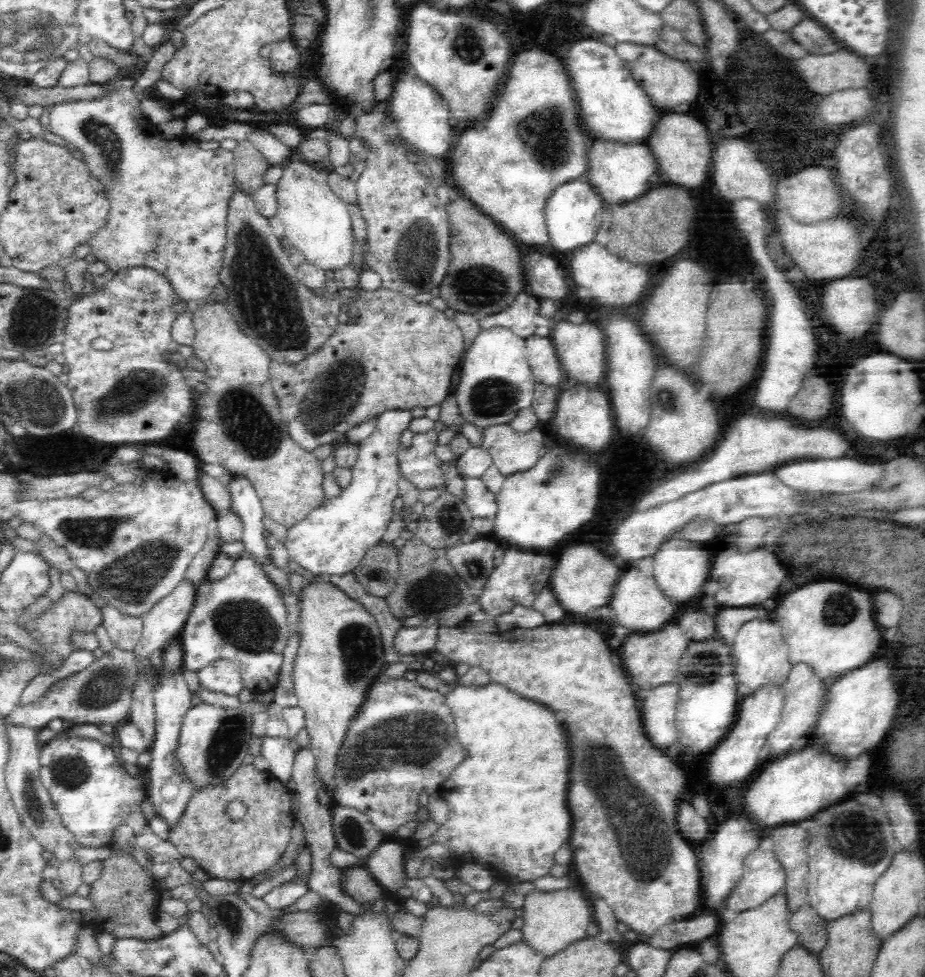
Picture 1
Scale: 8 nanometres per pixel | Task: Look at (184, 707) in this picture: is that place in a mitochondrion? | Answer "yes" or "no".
no

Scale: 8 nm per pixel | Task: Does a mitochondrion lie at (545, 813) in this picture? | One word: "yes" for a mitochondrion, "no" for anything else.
no

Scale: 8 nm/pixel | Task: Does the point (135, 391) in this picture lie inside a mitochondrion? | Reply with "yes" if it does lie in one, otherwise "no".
yes

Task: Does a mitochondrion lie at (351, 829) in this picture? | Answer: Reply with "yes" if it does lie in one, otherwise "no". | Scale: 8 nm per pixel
yes

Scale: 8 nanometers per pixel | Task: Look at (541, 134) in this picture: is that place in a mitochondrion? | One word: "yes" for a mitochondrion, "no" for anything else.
yes

